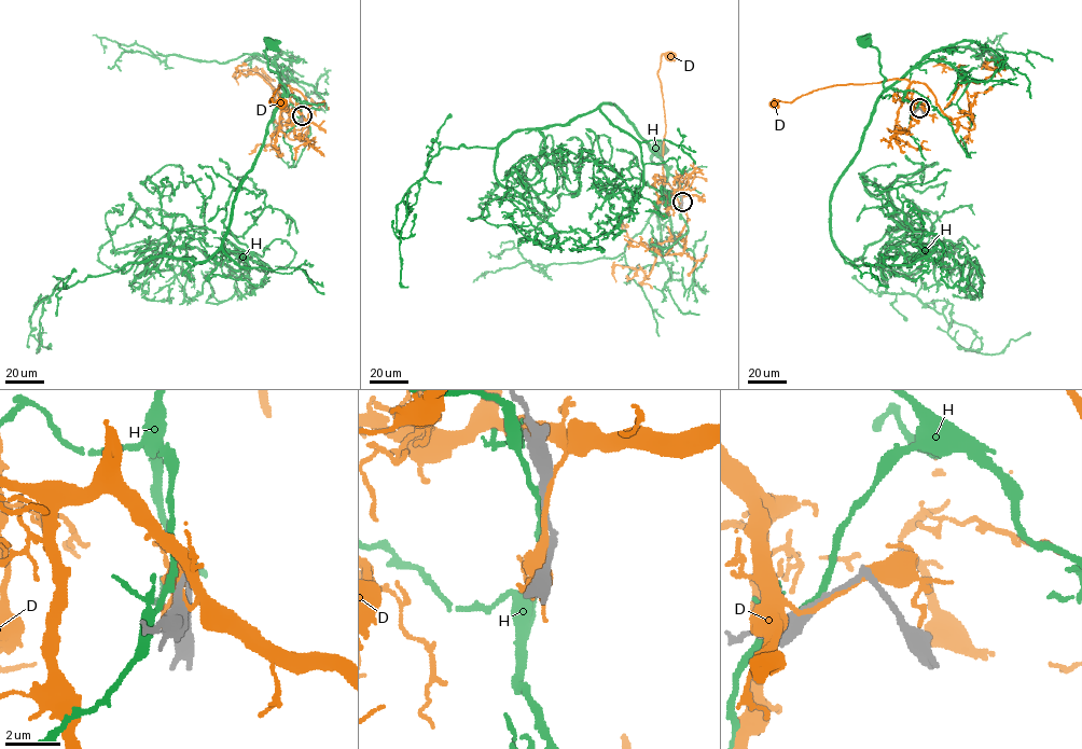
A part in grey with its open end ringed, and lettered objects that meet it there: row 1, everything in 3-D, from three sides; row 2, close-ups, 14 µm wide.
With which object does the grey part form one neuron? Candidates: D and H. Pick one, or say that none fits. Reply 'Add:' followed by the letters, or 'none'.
Add: none

